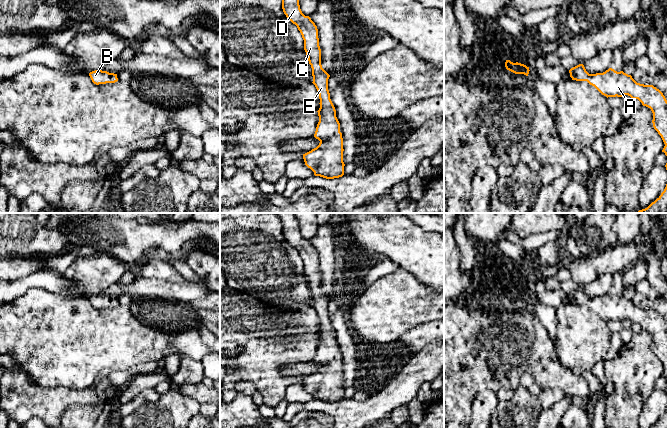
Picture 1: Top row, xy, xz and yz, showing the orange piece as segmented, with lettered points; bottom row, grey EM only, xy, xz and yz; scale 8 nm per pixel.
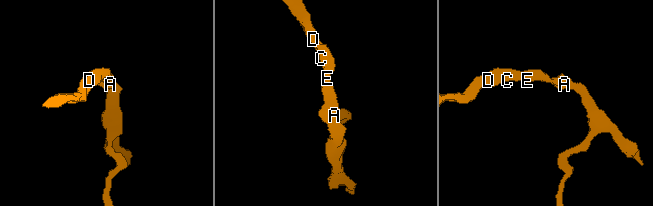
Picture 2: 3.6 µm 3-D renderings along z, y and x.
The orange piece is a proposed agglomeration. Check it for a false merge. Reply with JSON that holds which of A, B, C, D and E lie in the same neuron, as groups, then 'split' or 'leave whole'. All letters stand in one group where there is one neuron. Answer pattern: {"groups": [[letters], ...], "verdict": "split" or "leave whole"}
{"groups": [["A", "B", "C", "D", "E"]], "verdict": "leave whole"}

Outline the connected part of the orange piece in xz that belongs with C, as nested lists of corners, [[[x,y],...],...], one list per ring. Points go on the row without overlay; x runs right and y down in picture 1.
[[[276,213],[281,220],[282,233],[286,241],[297,250],[304,264],[304,274],[312,292],[313,308],[315,309],[320,323],[320,332],[317,335],[319,346],[314,361],[320,365],[319,369],[311,375],[303,378],[305,389],[310,392],[315,400],[326,403],[339,402],[344,399],[343,386],[343,362],[340,356],[340,347],[336,341],[335,331],[330,323],[328,303],[330,299],[322,292],[321,273],[319,270],[318,253],[309,240],[305,240],[299,229],[299,222],[294,213]]]

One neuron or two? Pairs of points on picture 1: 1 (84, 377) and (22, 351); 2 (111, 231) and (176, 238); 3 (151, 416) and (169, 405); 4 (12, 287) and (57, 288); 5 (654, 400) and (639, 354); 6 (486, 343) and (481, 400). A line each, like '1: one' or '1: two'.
1: one
2: one
3: one
4: one
5: two
6: two

